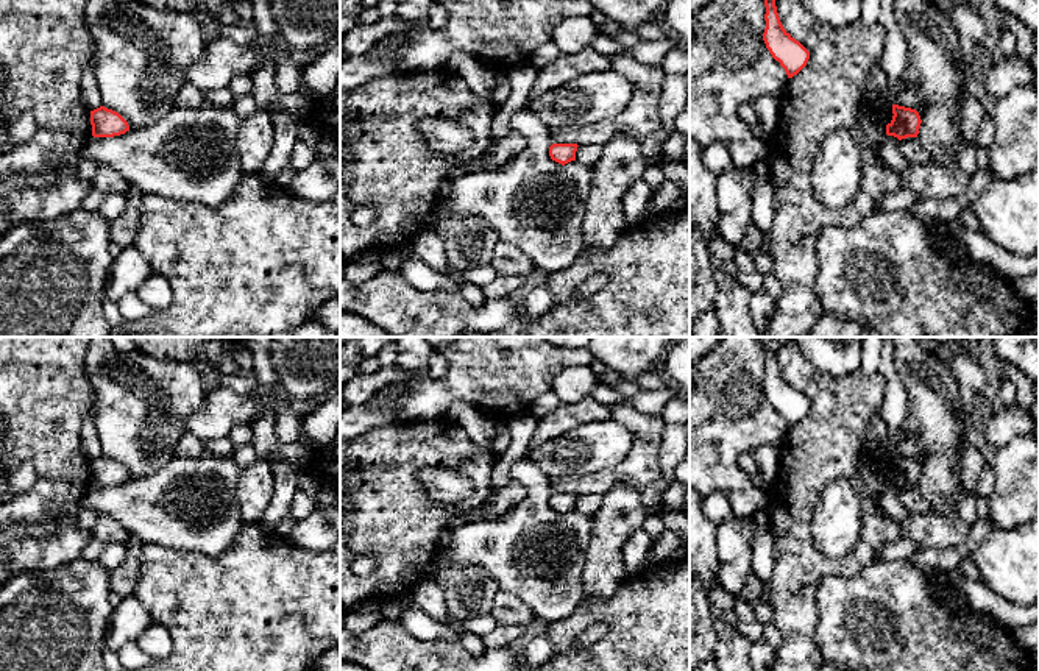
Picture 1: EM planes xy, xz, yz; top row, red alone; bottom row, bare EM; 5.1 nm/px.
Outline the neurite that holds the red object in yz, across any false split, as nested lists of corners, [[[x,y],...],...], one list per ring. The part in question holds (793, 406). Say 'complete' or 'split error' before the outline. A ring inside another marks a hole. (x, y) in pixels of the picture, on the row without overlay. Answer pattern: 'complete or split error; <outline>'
complete; [[[763,337],[761,343],[766,356],[763,390],[788,428],[793,428],[807,415],[810,401],[783,378],[775,356],[777,343],[771,337]]]

